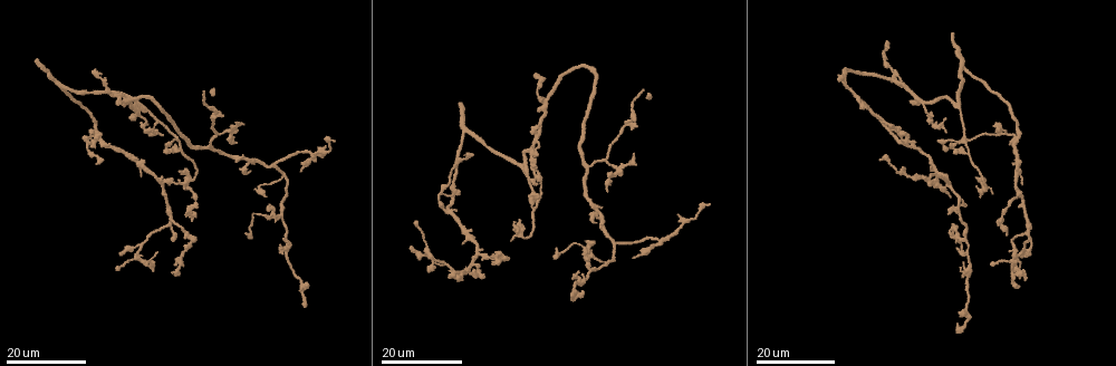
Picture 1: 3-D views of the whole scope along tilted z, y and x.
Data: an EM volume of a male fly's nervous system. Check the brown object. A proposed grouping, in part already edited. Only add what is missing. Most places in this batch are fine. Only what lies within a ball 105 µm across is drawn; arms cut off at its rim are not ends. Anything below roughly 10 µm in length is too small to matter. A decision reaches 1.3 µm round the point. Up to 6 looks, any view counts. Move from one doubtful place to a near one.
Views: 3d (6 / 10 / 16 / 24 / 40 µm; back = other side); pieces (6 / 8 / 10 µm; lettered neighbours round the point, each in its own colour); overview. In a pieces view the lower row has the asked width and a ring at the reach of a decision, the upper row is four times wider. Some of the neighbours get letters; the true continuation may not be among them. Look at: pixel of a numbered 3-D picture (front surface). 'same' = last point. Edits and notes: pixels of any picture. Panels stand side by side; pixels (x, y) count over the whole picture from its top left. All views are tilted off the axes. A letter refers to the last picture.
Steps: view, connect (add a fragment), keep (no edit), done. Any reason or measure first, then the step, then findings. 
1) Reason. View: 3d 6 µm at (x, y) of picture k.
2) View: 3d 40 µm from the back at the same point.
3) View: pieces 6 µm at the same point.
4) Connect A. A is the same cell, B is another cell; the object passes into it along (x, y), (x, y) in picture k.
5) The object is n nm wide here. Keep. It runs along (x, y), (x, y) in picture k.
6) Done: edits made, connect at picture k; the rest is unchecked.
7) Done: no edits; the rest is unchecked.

Branch stops here. View: 3d 24 µm at (1026, 255) of picture 1.

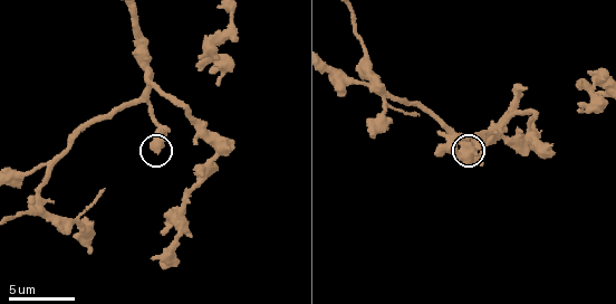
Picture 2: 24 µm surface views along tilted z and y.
View: pieces 8 µm at (156, 150) of picture 2.

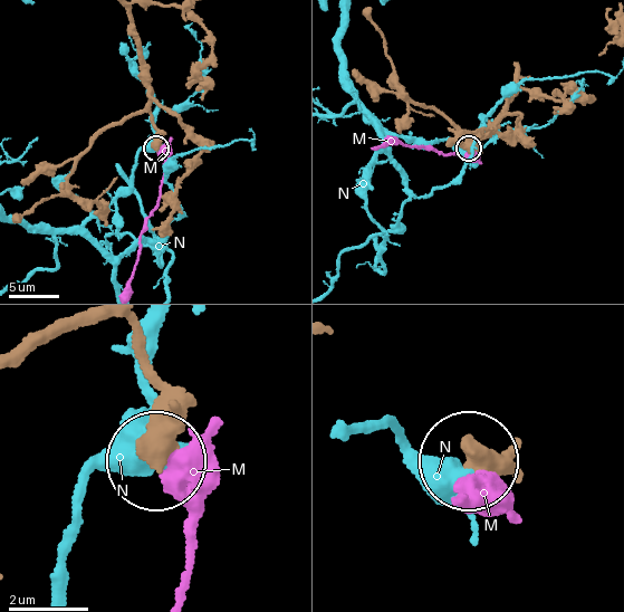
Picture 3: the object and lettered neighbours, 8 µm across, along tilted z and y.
Keep. M and N are other cells; it runs along (127, 11), (145, 67), (155, 146) in picture 3; none of them fits.

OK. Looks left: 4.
An open end. View: 3d 16 µm at (247, 235) of picture 1.

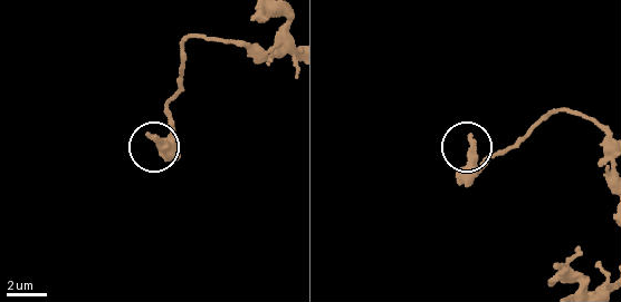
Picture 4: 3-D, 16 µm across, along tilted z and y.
What lies round it. View: pieces 6 µm at (147, 135) of picture 4.

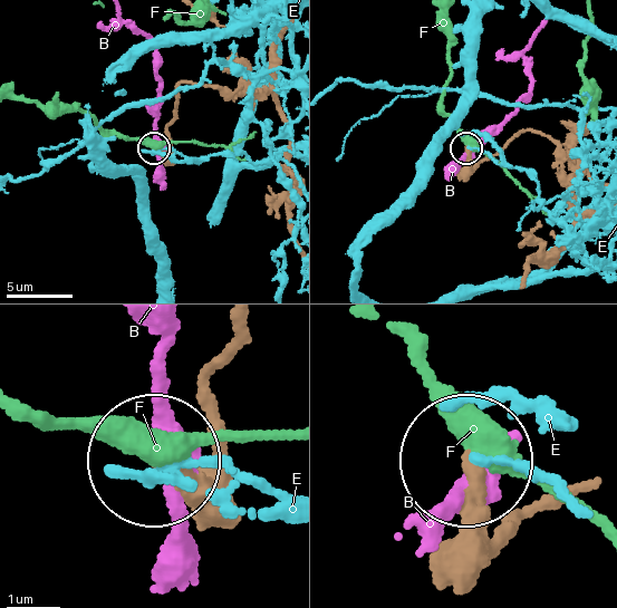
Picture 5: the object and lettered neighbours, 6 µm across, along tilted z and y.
Keep. B, E and F are other cells; it runs along (531, 509), (483, 532), (471, 466) in picture 5; no lettered fragment goes on from it.

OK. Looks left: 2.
Branch stops here. View: 3d 16 µm at (410, 248) of picture 1.

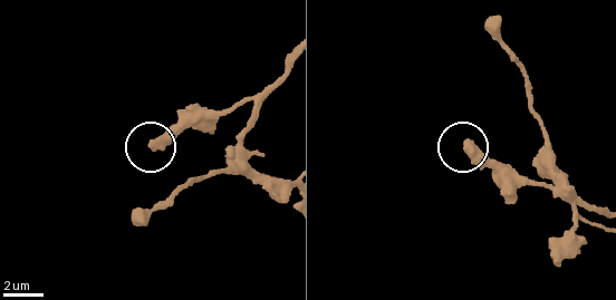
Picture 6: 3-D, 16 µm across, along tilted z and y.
View: pieces 6 µm at (468, 145) of picture 6.

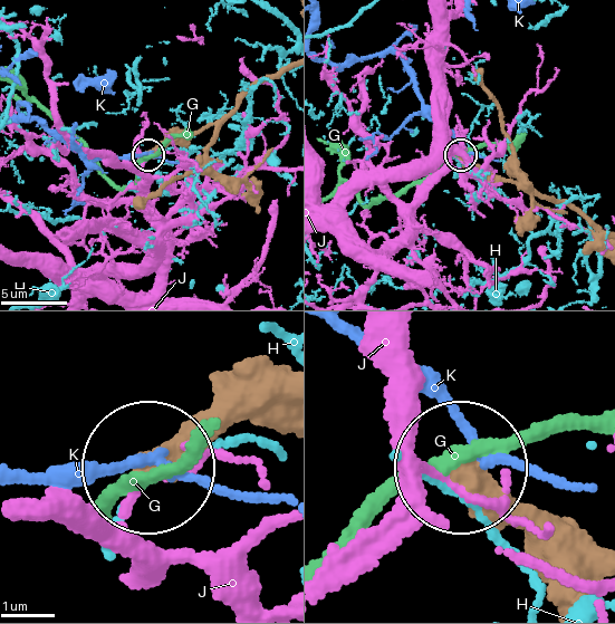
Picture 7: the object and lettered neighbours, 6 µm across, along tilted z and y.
Keep. G, H, J and K are other cells; it runs along (282, 67), (219, 118), (180, 132), (151, 155) in picture 7; none of them fits.

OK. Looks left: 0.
Done: no edits; the rest is unchecked.

